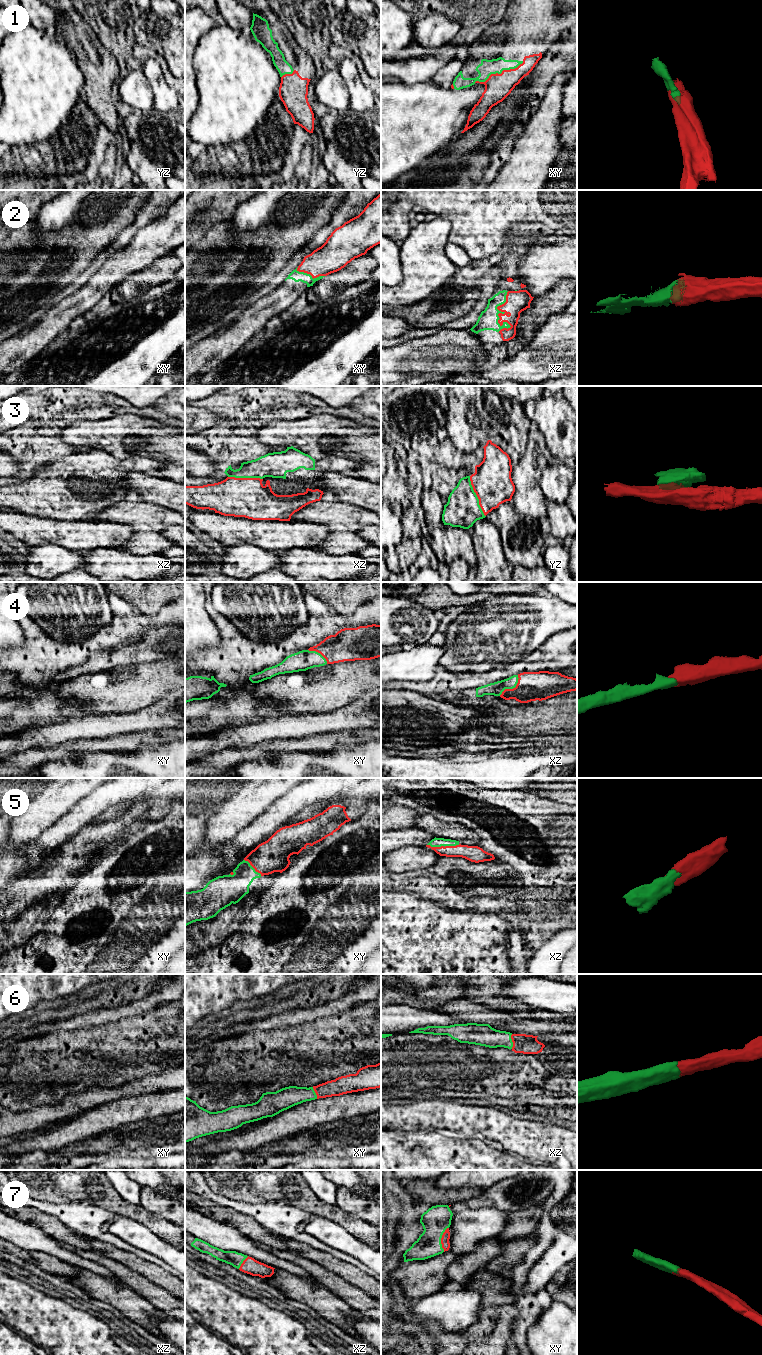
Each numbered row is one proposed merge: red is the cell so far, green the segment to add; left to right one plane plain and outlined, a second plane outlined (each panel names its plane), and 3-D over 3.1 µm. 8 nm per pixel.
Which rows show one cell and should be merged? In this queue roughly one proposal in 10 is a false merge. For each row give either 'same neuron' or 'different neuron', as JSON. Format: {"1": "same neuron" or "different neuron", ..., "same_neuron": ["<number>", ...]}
{"1": "same neuron", "2": "same neuron", "3": "same neuron", "4": "same neuron", "5": "same neuron", "6": "same neuron", "7": "same neuron", "same_neuron": ["1", "2", "3", "4", "5", "6", "7"]}

